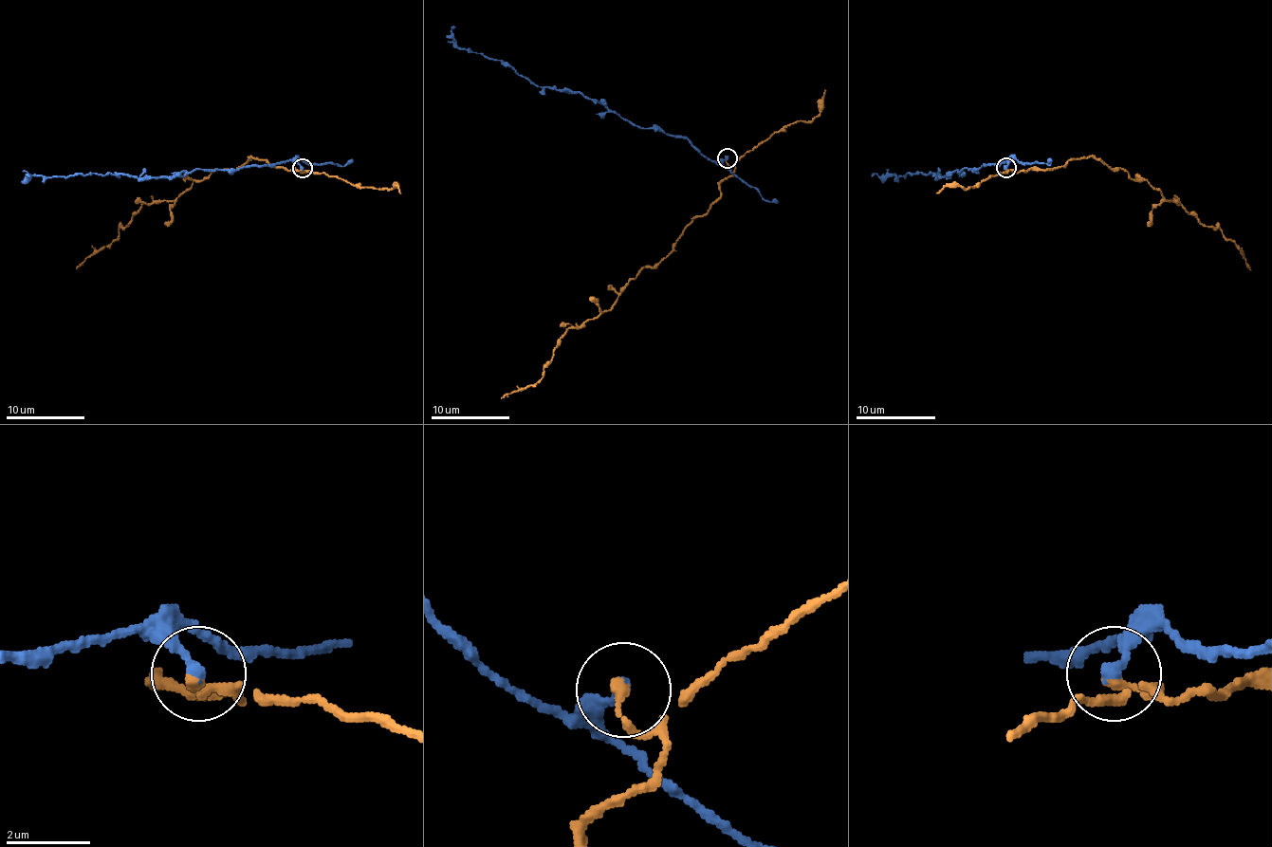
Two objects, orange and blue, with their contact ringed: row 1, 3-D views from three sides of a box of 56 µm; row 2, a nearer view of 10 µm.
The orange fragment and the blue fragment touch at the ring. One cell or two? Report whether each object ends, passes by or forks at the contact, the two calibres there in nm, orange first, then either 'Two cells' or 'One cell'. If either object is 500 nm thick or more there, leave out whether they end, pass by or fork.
At the ring orange ends. At the ring blue ends. Thickness 260 nm (orange) against 300 nm. Two cells

